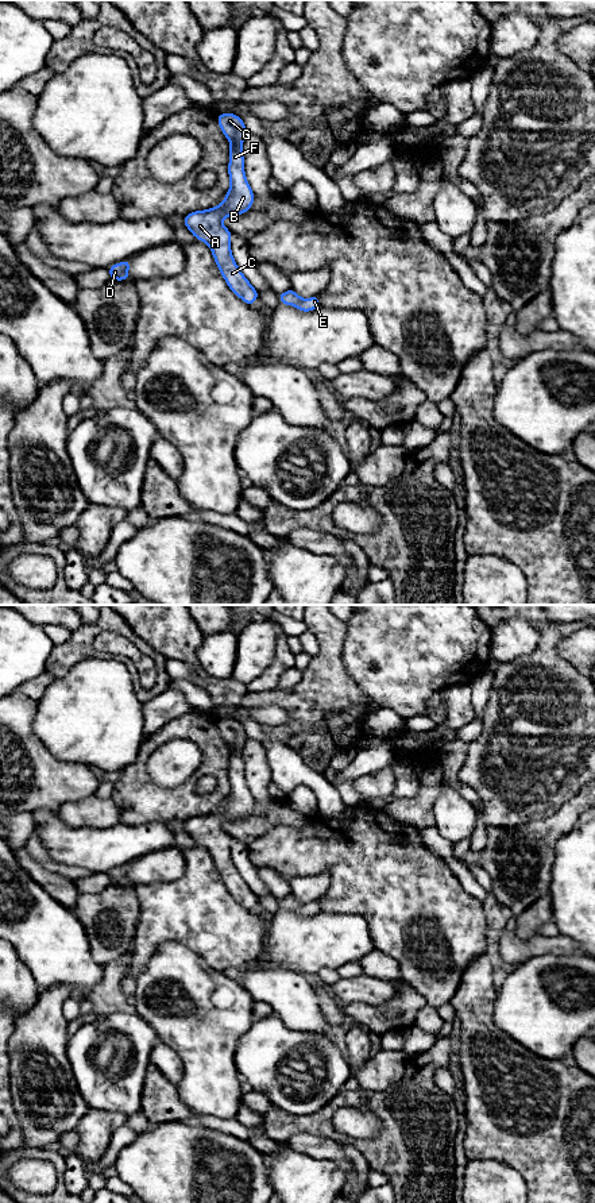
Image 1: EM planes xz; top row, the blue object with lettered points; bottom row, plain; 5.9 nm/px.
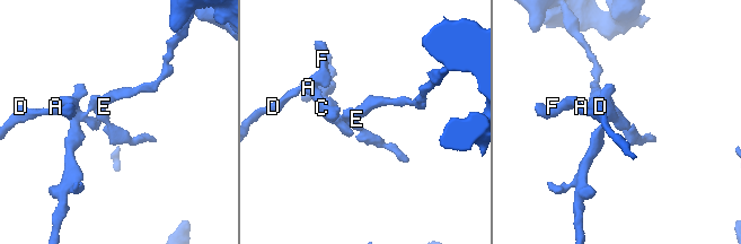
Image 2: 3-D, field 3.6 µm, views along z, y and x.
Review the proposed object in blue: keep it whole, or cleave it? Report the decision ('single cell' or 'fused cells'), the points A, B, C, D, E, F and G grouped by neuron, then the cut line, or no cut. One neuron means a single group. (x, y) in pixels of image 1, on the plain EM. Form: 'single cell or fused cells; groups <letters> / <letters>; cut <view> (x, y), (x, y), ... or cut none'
fused cells; groups A B C D F G / E; cut xz (302, 903), (294, 910)

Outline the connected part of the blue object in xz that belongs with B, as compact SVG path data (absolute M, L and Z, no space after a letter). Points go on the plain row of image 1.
M217 718L217 726L231 749L228 770L229 795L220 810L188 818L183 821L183 828L196 844L209 851L229 894L246 909L252 910L259 898L237 872L231 856L231 843L233 838L223 830L225 821L246 818L255 805L255 799L246 783L244 761L242 757L247 734L242 722L235 718Z

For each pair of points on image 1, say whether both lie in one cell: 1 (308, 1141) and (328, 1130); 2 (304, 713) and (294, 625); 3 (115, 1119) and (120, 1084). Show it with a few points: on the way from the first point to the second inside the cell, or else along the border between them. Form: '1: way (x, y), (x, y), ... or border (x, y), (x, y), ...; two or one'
1: border (288, 1138), (297, 1133), (312, 1133), (340, 1144); two
2: border (302, 619), (308, 629); two
3: border (91, 1107), (123, 1111), (128, 1115); two

